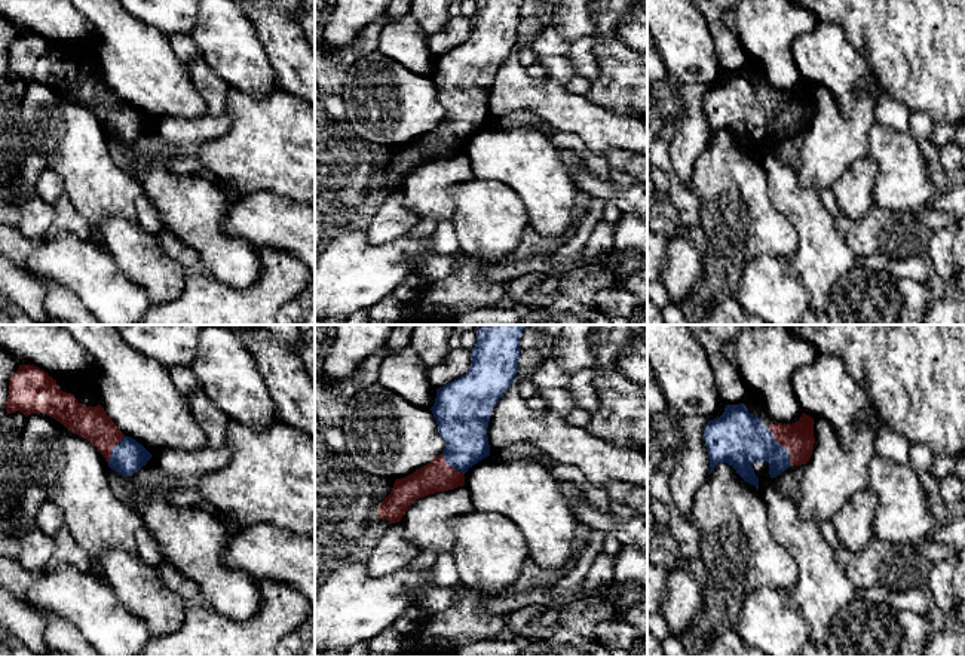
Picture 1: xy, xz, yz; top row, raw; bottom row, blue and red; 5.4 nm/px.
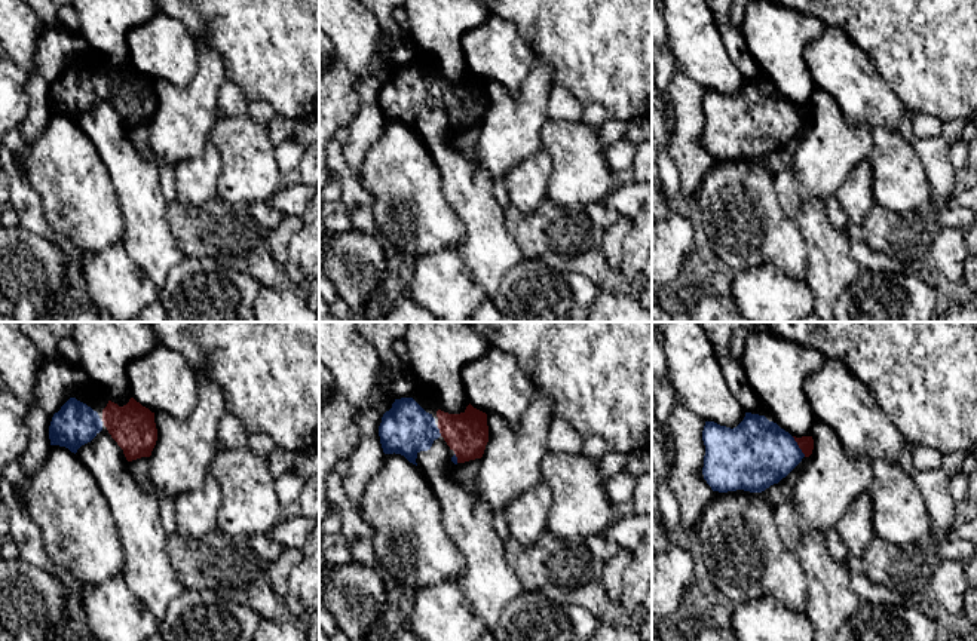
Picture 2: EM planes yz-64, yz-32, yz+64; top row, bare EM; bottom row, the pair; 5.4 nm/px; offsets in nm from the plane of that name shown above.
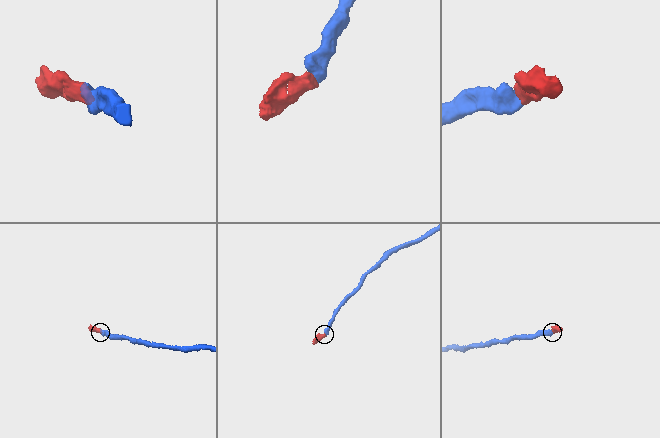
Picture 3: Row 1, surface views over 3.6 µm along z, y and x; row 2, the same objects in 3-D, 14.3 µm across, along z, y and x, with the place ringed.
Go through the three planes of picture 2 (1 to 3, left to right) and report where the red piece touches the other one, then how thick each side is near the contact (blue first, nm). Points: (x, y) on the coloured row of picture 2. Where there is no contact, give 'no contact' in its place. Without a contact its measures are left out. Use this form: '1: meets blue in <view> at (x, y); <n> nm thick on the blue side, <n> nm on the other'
1: no contact
2: meets blue in yz-32 at (438, 432); 280 nm thick on the blue side, 240 nm on the other
3: meets blue in yz+64 at (798, 447); 380 nm thick on the blue side, 80 nm on the other

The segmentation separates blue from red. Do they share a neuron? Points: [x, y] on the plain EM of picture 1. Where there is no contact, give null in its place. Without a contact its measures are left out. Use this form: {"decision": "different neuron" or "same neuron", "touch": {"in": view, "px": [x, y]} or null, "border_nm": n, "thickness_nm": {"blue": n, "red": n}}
{"decision": "same neuron", "touch": {"in": "yz", "px": [781, 113]}, "border_nm": 240, "thickness_nm": {"blue": 300, "red": 170}}

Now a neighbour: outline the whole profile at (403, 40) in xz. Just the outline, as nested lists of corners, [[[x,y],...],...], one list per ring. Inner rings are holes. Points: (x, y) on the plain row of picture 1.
[[[408,13],[387,19],[379,37],[377,50],[420,76],[432,76],[436,56],[428,49],[428,34]]]

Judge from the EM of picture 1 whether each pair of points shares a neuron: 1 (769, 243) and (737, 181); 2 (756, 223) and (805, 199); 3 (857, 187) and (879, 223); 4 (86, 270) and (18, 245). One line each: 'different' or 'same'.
1: same
2: different
3: different
4: different

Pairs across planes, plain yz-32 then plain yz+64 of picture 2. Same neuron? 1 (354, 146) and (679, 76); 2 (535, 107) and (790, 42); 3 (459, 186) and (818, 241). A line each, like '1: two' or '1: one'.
1: one
2: two
3: one

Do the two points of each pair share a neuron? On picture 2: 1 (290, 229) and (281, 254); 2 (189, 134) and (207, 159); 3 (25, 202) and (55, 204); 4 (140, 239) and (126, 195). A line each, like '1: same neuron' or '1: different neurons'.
1: same neuron
2: different neurons
3: different neurons
4: same neuron

